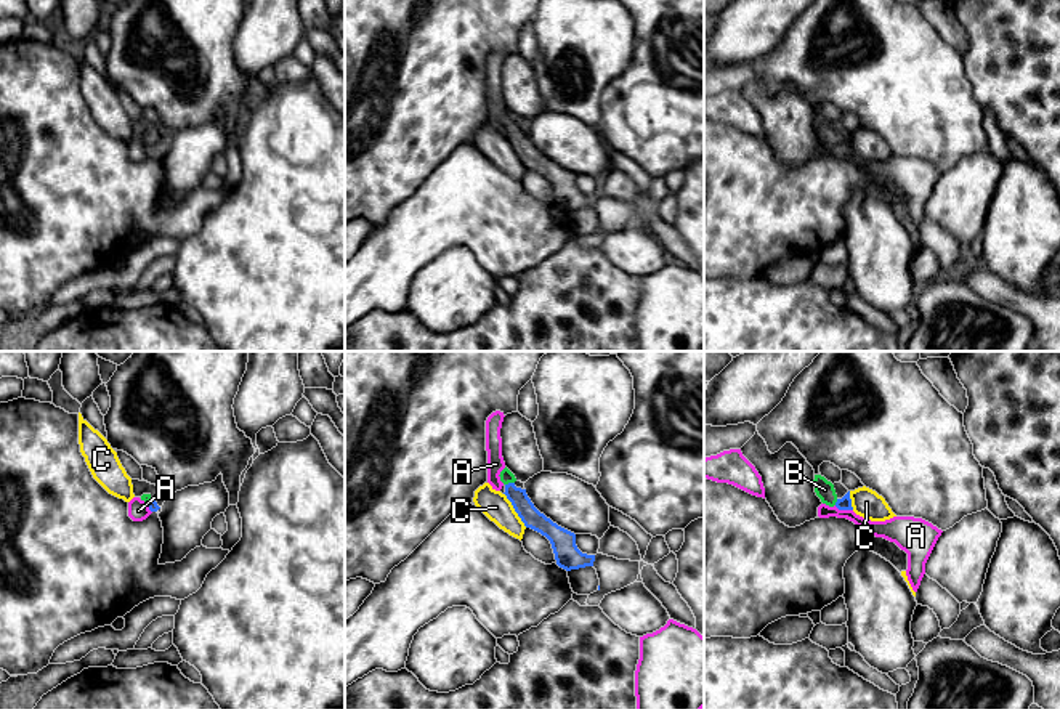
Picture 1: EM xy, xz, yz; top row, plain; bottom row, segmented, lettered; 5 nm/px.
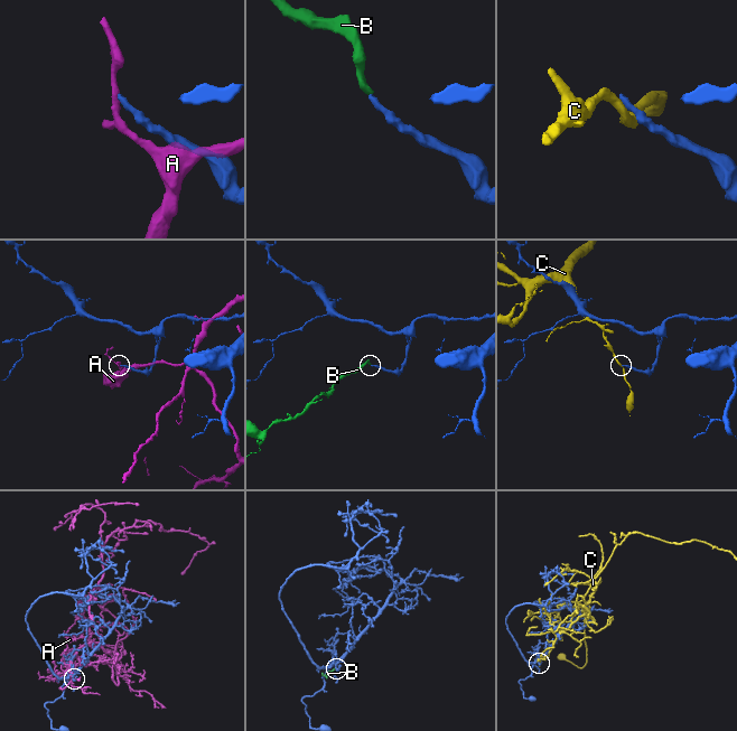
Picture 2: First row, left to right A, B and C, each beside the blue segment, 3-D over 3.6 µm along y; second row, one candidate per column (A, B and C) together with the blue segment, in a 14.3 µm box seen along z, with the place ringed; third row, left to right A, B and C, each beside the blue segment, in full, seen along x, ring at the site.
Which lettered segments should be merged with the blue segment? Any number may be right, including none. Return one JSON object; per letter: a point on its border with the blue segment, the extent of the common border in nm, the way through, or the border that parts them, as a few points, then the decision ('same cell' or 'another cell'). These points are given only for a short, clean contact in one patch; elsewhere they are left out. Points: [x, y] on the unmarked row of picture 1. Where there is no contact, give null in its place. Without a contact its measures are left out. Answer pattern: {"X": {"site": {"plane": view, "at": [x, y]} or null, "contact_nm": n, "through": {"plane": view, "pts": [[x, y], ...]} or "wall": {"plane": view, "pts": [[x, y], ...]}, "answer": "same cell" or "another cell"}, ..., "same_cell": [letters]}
{"A": {"site": {"plane": "yz", "at": [844, 149]}, "contact_nm": 100, "answer": "another cell"}, "B": {"site": {"plane": "xz", "at": [509, 124]}, "contact_nm": 50, "through": {"plane": "xz", "pts": [[531, 158], [509, 124], [505, 116]]}, "answer": "same cell"}, "C": {"site": {"plane": "xz", "at": [515, 151]}, "contact_nm": 200, "answer": "another cell"}, "same_cell": ["B"]}

